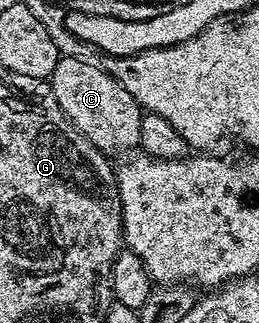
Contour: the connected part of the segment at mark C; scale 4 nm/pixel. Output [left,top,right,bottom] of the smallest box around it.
[50,56,142,156]

